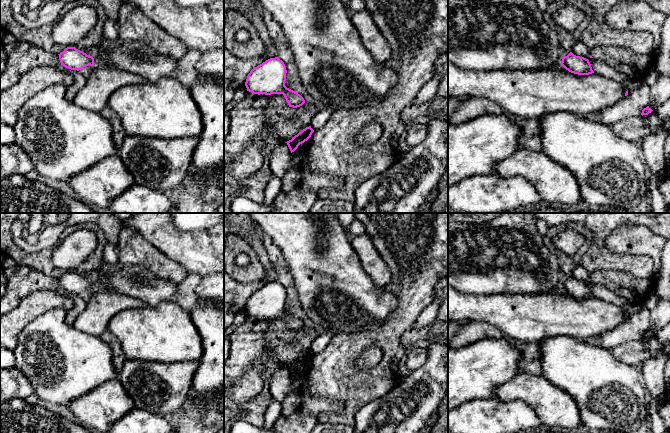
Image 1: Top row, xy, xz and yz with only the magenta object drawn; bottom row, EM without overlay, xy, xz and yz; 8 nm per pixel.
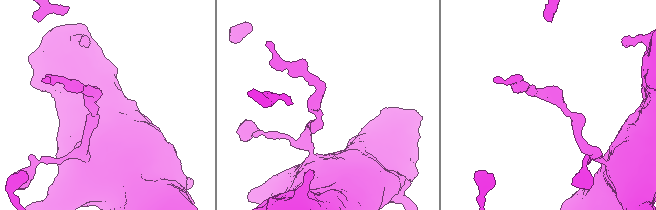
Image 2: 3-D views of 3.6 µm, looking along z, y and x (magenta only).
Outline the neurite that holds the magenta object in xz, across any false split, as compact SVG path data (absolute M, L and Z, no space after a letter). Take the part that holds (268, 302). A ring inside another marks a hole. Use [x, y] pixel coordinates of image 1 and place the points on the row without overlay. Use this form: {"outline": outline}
{"outline": "M278 281L270 282L250 295L245 310L247 315L253 318L283 318L289 331L300 331L305 324L285 310L286 297L286 290L282 284Z"}

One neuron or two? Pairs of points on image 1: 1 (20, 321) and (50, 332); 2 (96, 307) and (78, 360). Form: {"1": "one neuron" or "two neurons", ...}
{"1": "two neurons", "2": "two neurons"}

